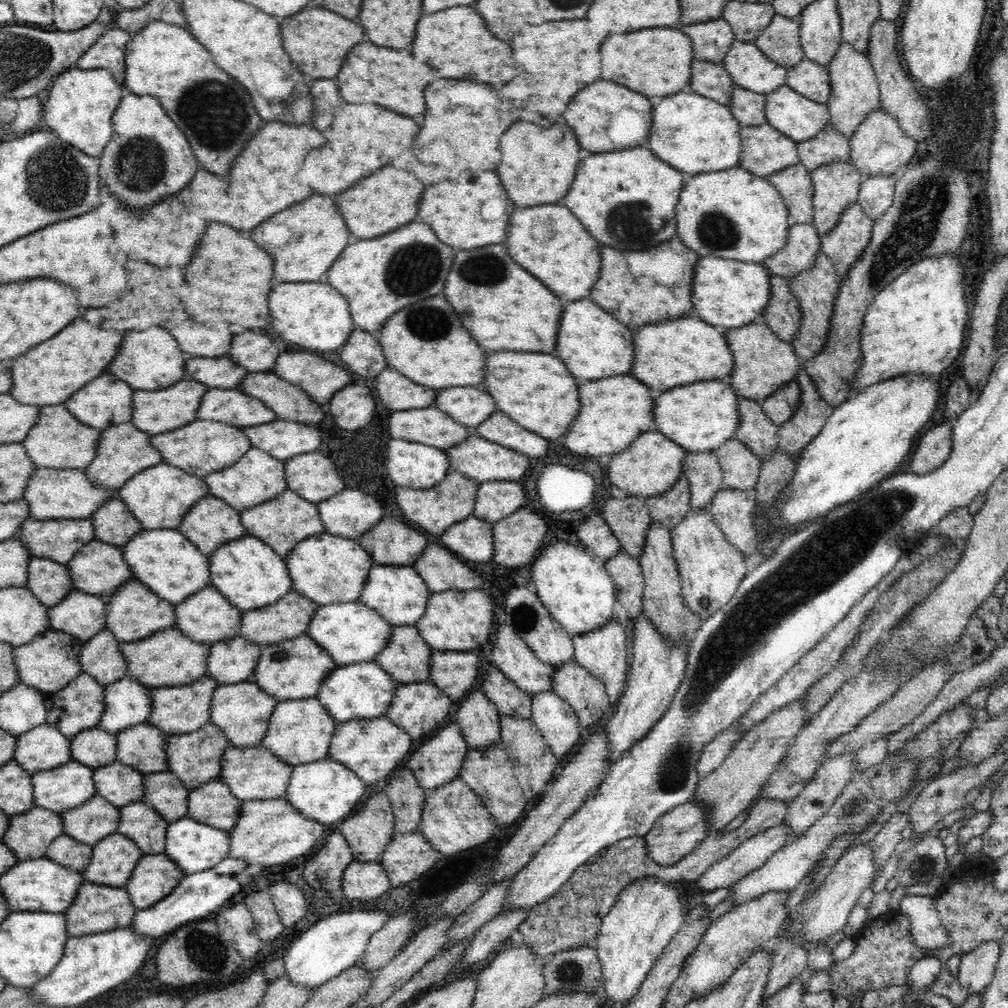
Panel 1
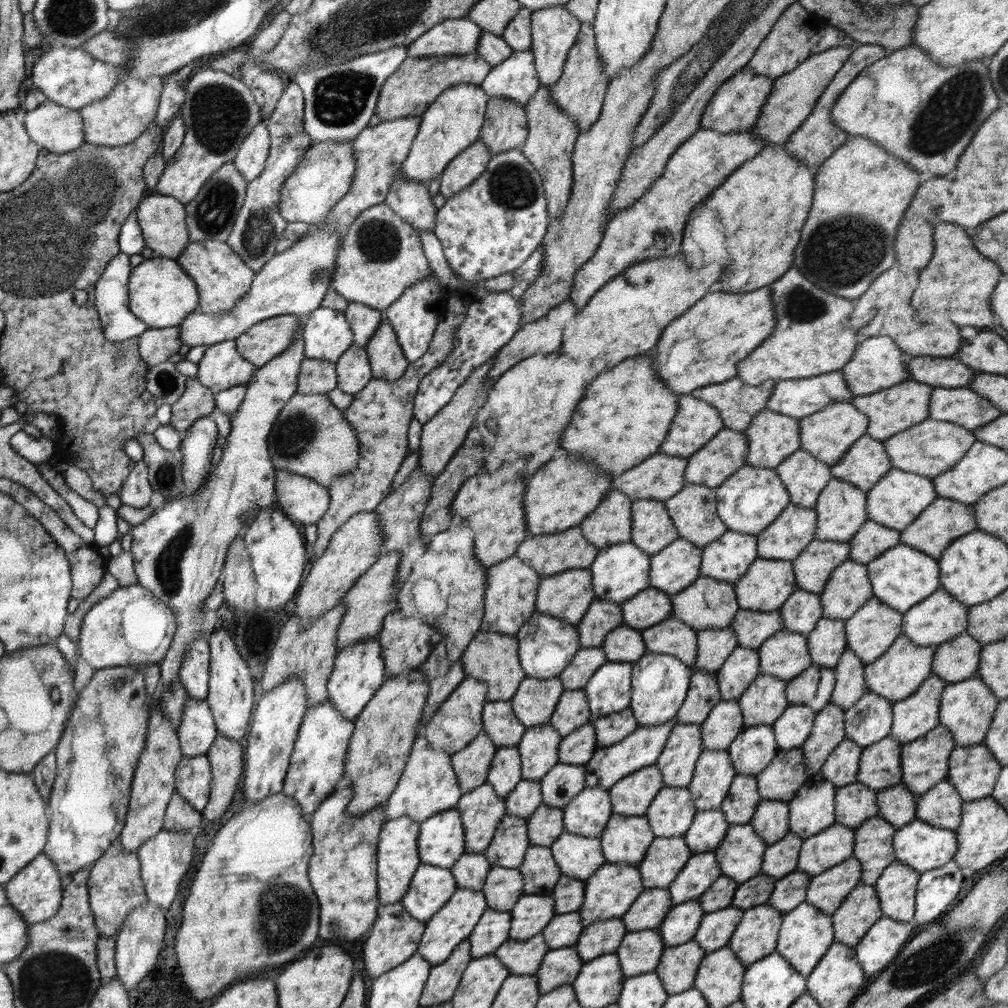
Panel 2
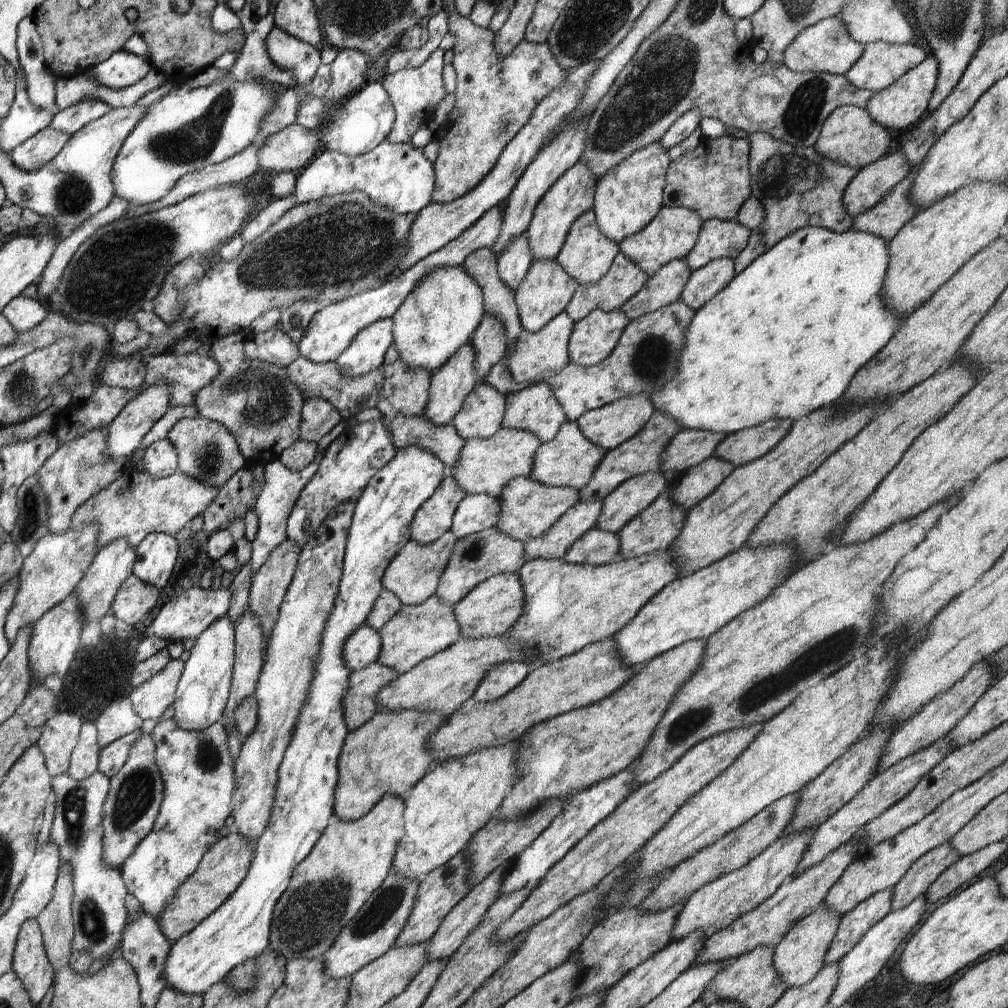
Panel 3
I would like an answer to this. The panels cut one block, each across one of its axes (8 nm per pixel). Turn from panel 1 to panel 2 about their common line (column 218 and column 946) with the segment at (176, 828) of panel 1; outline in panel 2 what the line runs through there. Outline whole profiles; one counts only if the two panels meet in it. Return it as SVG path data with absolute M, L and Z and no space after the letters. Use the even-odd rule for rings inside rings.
M916 819L896 830L893 847L895 860L921 873L943 867L953 859L957 836L954 831L937 828Z

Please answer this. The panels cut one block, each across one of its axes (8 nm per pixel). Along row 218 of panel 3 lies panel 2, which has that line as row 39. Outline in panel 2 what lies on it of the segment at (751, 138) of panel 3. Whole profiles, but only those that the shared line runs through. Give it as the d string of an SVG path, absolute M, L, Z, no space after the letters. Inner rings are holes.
M796 1L784 9L766 38L762 40L756 52L750 57L747 66L756 75L766 76L774 80L792 72L810 55L830 48L845 46L847 42L846 33L843 33L841 29L836 29L825 20L815 17L812 12L808 12Z

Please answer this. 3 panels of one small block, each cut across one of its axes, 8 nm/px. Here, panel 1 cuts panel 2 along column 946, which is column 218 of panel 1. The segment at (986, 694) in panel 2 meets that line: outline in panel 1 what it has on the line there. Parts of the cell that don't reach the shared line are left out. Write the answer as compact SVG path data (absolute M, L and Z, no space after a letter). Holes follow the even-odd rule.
M238 682L221 684L214 688L209 704L209 722L226 735L230 747L251 747L261 744L268 728L269 716L278 700L262 691L256 684Z

